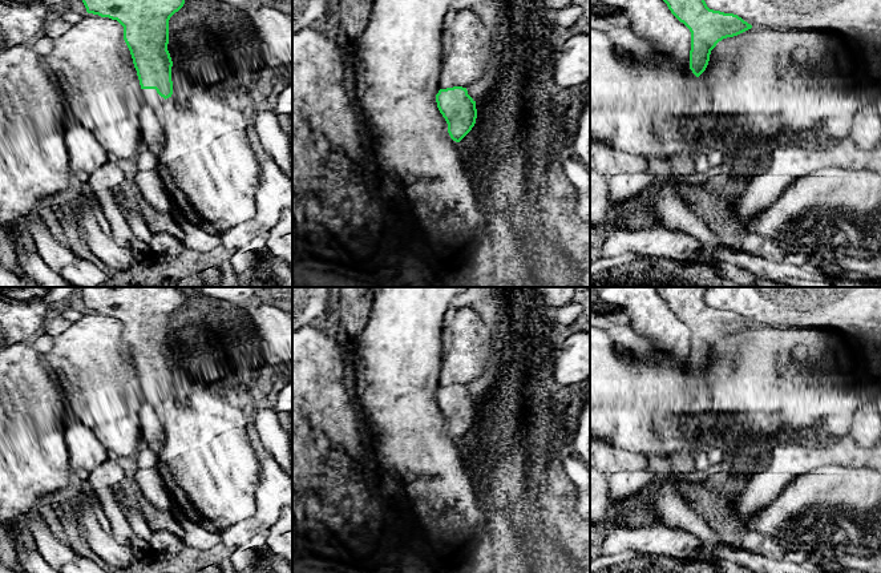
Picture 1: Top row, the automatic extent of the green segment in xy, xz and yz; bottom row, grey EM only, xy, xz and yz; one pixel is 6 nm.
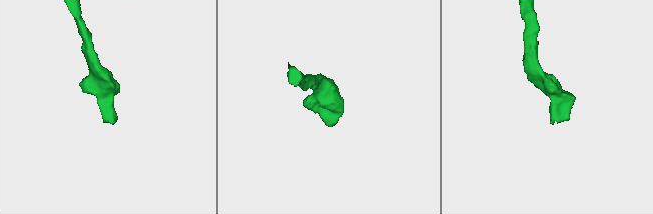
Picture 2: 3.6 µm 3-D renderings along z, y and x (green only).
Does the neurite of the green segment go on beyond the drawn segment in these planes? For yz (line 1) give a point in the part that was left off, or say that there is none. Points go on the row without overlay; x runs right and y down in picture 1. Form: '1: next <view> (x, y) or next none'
1: next none

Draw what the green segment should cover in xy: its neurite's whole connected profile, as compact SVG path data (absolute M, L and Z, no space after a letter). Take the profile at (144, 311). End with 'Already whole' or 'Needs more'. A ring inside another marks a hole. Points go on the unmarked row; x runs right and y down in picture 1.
M78 287L86 310L117 318L124 324L124 338L130 348L142 387L145 403L158 411L163 399L173 392L171 364L167 348L169 318L183 302L183 287Z. Needs more

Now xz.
M453 384L440 387L436 392L436 400L448 421L450 436L460 440L476 421L476 399L468 392L466 386Z. Already whole

